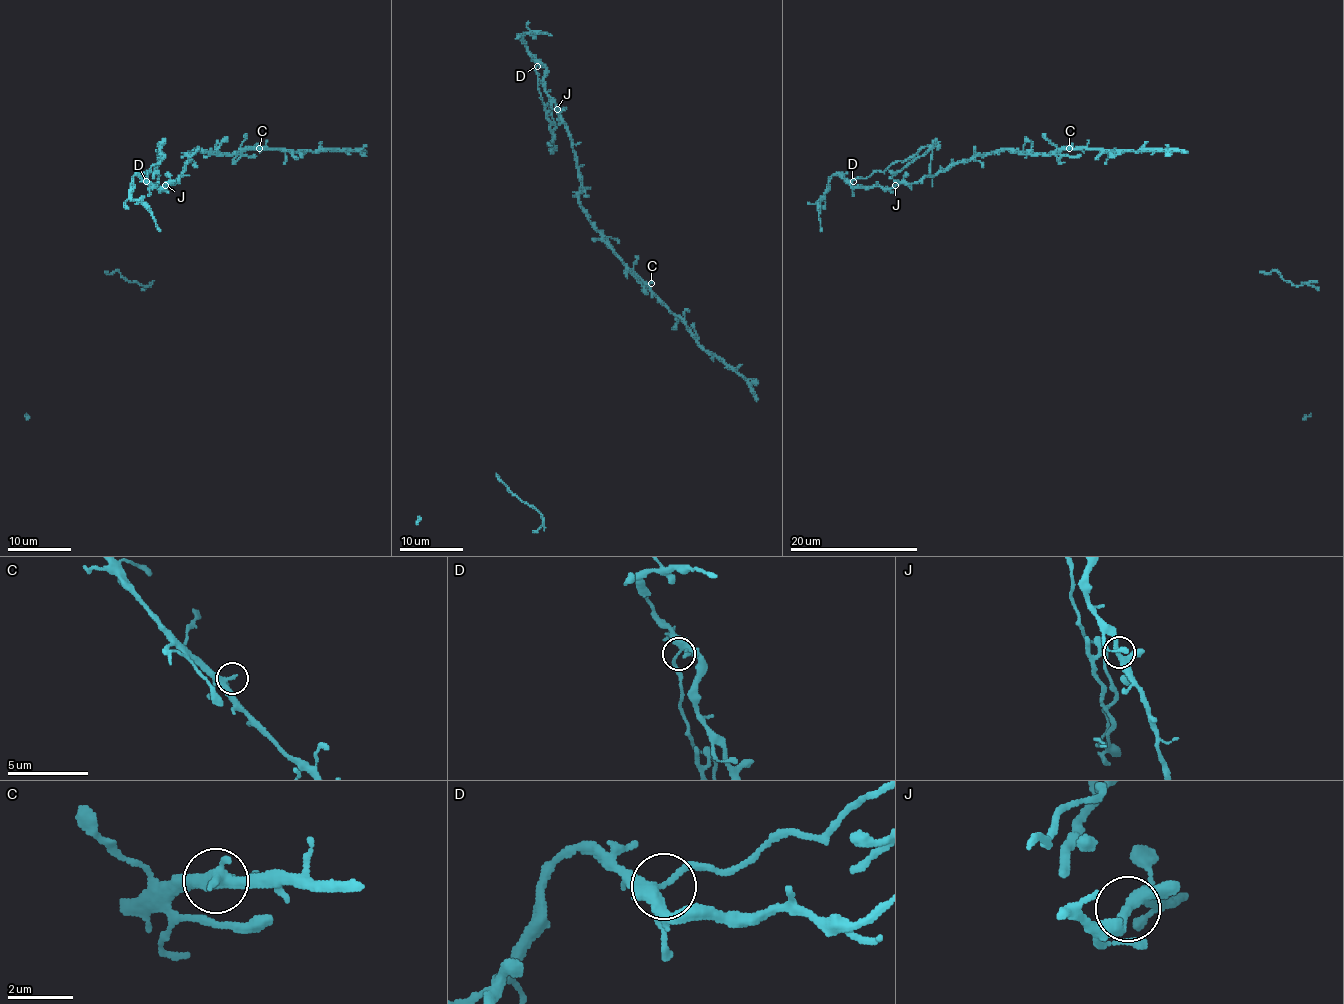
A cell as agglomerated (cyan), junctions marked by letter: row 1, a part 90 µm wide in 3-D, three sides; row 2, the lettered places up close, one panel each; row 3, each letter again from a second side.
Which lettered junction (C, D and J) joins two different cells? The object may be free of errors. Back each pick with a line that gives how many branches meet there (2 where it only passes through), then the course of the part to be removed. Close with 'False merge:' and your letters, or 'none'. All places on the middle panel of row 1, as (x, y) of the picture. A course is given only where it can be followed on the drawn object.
D: branches 3; course (537, 66), (537, 90), (541, 99), (552, 110), (555, 125), (552, 144), (547, 144), (552, 146)
False merge: D

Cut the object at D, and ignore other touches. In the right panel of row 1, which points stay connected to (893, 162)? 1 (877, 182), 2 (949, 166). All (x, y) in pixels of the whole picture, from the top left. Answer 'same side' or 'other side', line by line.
1: other side
2: other side

